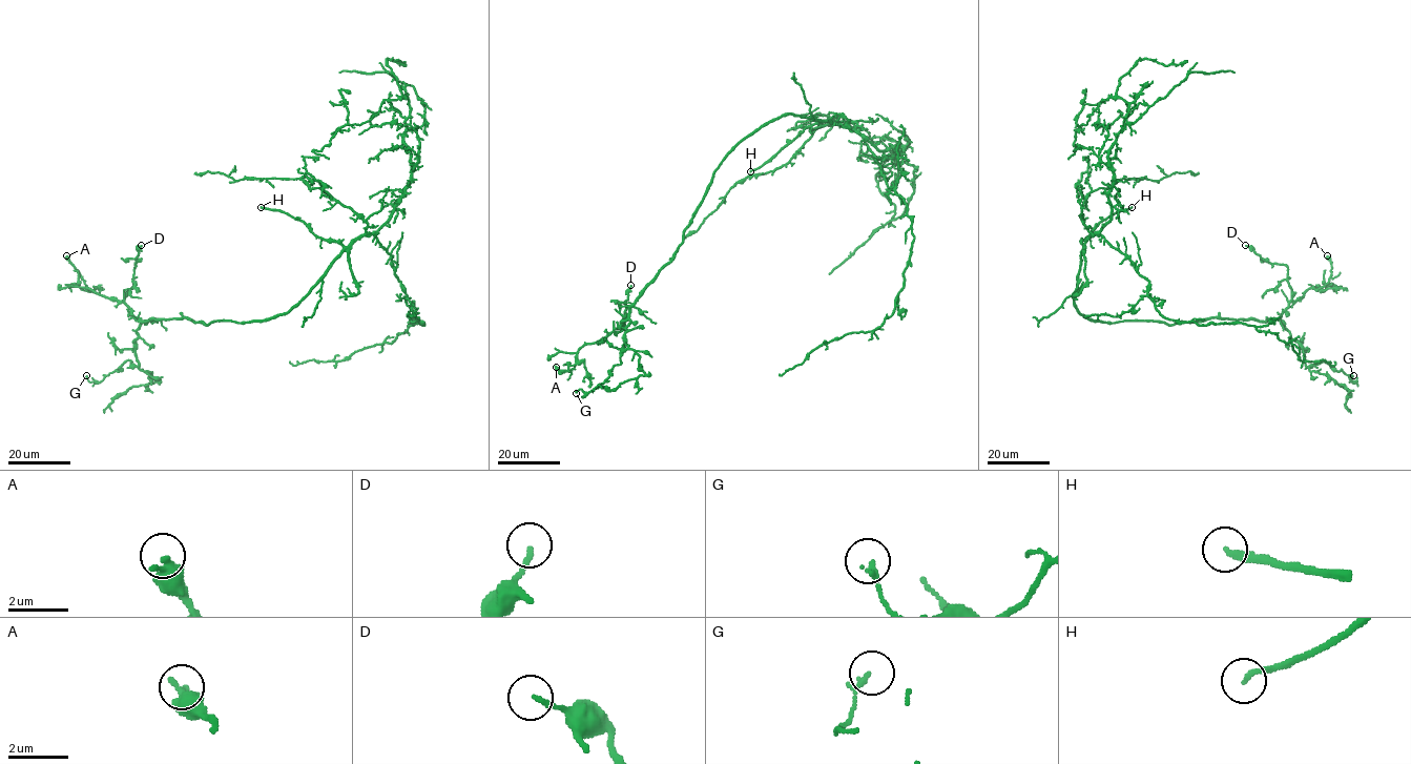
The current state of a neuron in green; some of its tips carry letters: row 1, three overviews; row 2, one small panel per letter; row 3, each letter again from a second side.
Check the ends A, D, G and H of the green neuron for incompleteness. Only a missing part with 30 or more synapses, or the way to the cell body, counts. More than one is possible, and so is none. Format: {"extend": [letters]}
{"extend": ["H"]}

